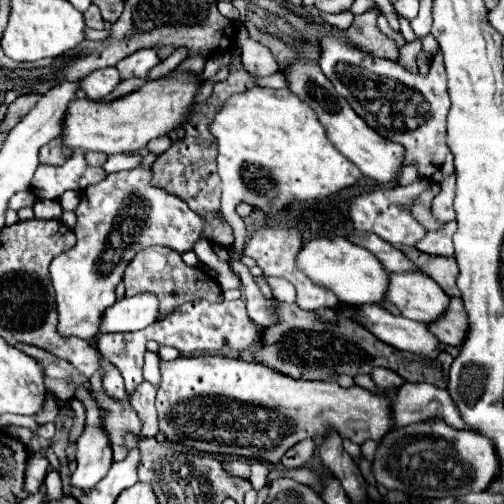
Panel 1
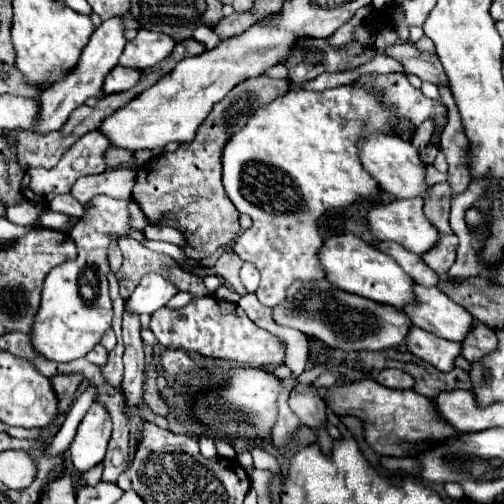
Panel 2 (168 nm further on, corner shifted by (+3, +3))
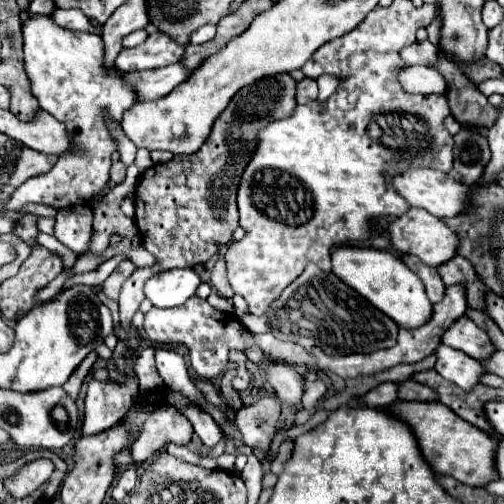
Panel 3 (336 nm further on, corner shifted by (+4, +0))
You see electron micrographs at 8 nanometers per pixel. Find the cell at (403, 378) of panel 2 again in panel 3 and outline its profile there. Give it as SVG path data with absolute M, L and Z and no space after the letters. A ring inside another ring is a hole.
M406 379L406 381L398 383L398 399L404 399L404 401L436 401L438 395L430 387L416 383L412 379Z

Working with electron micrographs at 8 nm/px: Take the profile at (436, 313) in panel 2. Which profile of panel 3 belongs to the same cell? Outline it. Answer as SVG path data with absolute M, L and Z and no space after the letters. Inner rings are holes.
M458 317L446 331L444 337L440 337L444 345L450 345L454 349L460 349L468 353L474 359L486 359L494 353L494 345L484 329L476 327L476 323L468 317Z

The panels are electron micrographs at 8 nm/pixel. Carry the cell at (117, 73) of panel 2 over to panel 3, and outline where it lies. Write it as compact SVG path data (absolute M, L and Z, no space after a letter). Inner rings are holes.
M168 65L162 69L148 69L148 71L132 71L122 75L124 81L136 89L136 97L140 101L150 101L168 95L176 85L186 81L190 71L186 71L182 65Z

